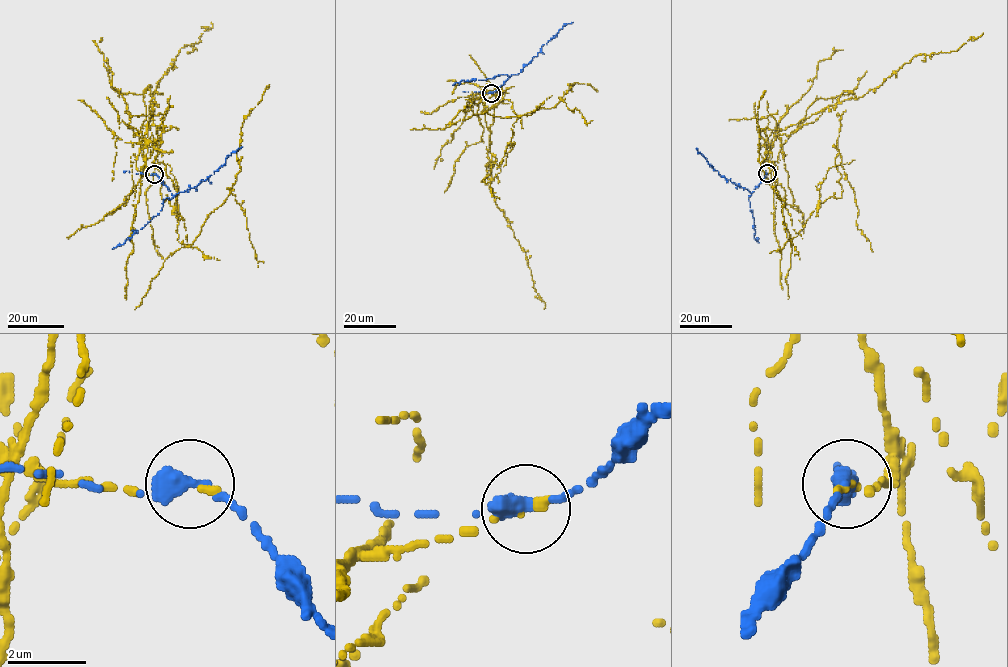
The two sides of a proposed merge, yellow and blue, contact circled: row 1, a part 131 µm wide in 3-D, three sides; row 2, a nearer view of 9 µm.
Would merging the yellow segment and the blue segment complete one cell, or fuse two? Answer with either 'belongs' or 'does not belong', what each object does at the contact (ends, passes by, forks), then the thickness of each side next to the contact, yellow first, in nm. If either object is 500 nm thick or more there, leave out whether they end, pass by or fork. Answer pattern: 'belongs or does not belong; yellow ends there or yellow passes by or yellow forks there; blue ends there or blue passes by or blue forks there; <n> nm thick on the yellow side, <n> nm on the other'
does not belong; 200 nm thick on the yellow side, 500 nm on the other

